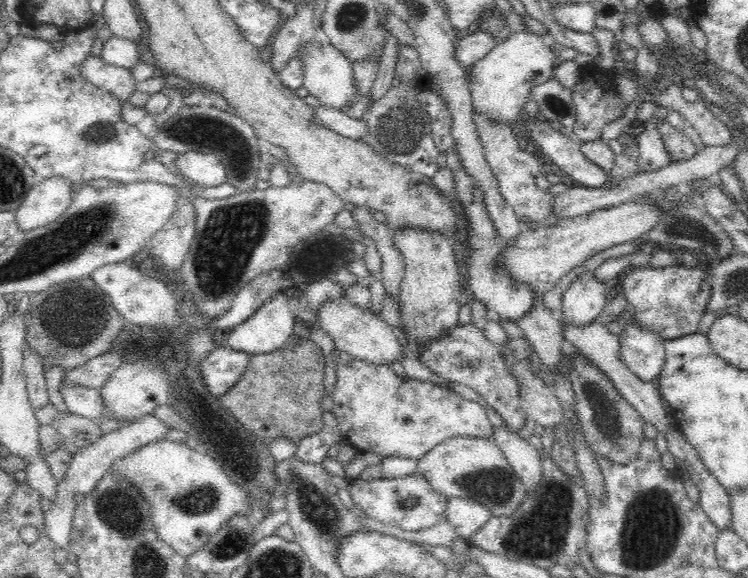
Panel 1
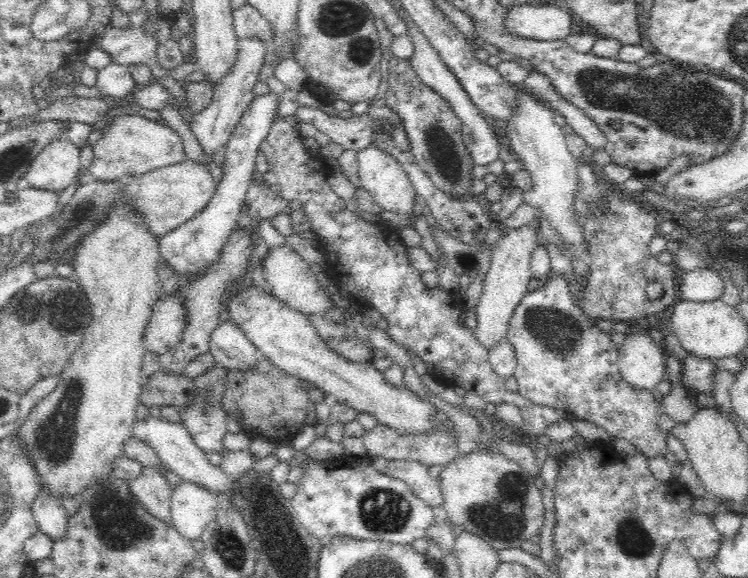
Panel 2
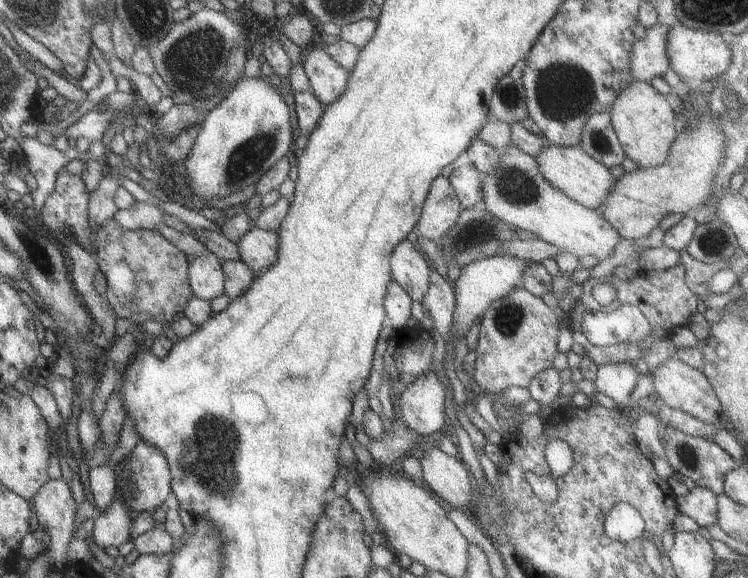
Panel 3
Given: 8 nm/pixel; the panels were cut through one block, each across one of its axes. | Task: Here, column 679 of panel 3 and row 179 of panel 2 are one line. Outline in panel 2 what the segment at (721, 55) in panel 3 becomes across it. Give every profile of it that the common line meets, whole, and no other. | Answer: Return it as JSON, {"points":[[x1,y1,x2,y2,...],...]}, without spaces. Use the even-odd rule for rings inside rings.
{"points":[[67,138,52,142,32,162,24,176,25,186,62,194,78,178,79,154,80,148]]}

